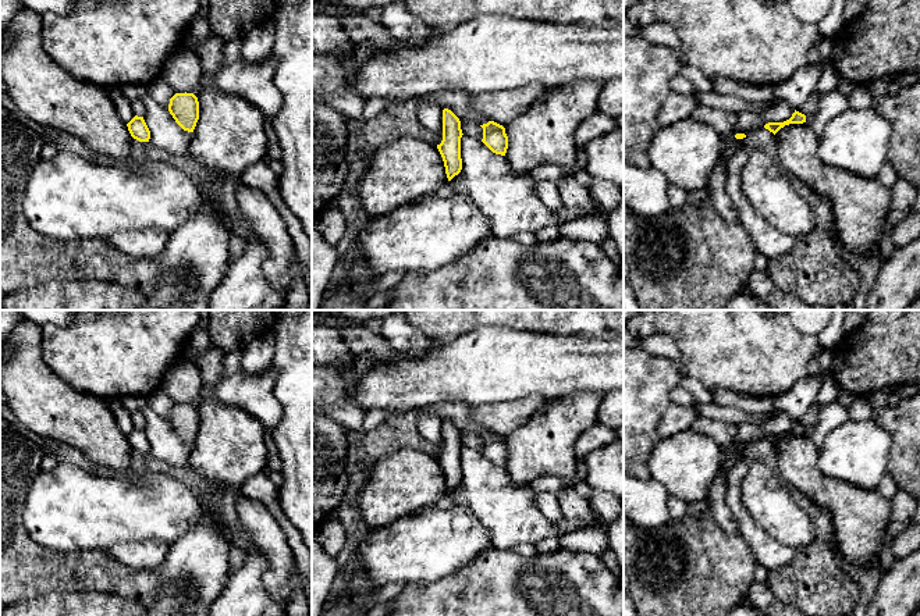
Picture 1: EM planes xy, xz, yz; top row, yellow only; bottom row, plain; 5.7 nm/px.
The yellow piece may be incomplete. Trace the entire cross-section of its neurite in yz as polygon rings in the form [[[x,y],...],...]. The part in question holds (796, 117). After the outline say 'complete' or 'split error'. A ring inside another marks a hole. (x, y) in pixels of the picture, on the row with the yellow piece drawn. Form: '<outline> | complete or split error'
[[[795,110],[795,113],[792,114],[792,117],[789,120],[786,120],[784,122],[768,122],[764,125],[764,128],[775,135],[785,125],[803,124],[803,122],[806,122],[806,115]]] | complete

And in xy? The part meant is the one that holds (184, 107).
[[[175,93],[170,99],[168,111],[184,131],[193,132],[199,120],[199,102],[193,93]]] | complete

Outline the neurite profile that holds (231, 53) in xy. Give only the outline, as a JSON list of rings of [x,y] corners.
[[[242,39],[225,42],[223,49],[223,65],[230,65],[241,60]]]

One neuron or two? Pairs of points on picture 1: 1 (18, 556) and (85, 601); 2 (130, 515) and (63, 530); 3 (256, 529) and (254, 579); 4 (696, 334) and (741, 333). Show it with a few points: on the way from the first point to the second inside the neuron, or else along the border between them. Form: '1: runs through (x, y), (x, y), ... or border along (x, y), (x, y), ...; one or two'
1: border along (106, 593), (49, 591), (41, 595); two
2: runs through (113, 515), (80, 515); one
3: border along (249, 552), (260, 552), (266, 558), (266, 584); two
4: runs through (707, 333), (730, 333); one

